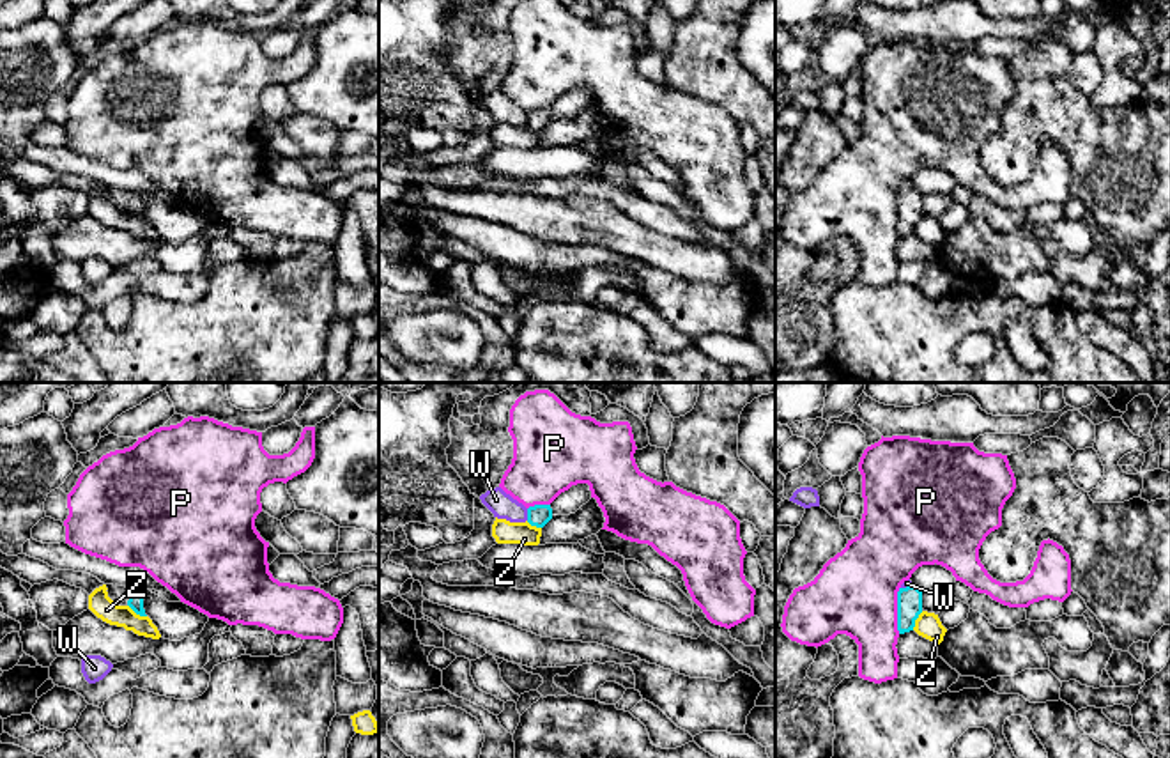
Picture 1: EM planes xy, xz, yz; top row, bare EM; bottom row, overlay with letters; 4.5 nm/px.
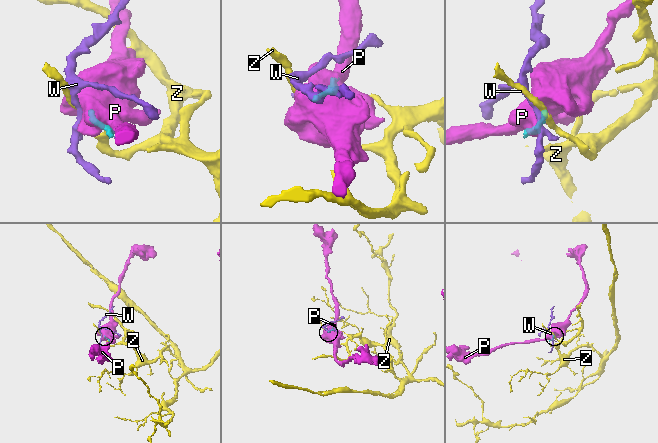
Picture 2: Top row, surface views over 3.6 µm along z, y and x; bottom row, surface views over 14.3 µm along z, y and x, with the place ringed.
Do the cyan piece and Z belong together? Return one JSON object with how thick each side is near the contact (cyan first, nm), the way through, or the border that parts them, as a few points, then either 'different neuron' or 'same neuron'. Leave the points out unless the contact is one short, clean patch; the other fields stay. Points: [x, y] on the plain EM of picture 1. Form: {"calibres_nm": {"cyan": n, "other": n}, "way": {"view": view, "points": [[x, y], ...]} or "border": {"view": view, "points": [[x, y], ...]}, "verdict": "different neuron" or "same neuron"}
{"calibres_nm": {"cyan": 70, "other": 100}, "border": {"view": "xy", "points": [[128, 208], [146, 220]]}, "verdict": "different neuron"}

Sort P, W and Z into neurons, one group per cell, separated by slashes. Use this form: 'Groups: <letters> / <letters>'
Groups: P / W / Z

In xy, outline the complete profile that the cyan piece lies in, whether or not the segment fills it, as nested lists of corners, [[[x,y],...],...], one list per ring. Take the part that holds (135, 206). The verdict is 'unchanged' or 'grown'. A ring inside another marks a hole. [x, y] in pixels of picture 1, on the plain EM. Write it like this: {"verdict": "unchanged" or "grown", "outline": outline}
{"verdict": "grown", "outline": [[[106,188],[108,200],[117,209],[129,209],[136,218],[147,220],[143,213],[143,197],[145,193],[129,193],[126,190]]]}

